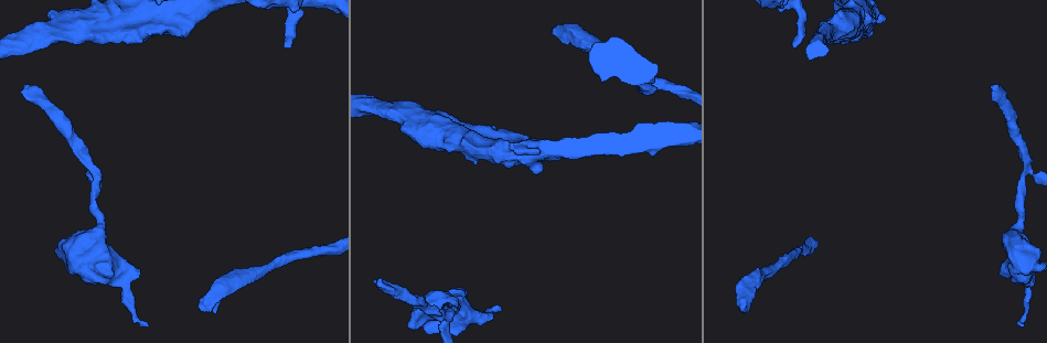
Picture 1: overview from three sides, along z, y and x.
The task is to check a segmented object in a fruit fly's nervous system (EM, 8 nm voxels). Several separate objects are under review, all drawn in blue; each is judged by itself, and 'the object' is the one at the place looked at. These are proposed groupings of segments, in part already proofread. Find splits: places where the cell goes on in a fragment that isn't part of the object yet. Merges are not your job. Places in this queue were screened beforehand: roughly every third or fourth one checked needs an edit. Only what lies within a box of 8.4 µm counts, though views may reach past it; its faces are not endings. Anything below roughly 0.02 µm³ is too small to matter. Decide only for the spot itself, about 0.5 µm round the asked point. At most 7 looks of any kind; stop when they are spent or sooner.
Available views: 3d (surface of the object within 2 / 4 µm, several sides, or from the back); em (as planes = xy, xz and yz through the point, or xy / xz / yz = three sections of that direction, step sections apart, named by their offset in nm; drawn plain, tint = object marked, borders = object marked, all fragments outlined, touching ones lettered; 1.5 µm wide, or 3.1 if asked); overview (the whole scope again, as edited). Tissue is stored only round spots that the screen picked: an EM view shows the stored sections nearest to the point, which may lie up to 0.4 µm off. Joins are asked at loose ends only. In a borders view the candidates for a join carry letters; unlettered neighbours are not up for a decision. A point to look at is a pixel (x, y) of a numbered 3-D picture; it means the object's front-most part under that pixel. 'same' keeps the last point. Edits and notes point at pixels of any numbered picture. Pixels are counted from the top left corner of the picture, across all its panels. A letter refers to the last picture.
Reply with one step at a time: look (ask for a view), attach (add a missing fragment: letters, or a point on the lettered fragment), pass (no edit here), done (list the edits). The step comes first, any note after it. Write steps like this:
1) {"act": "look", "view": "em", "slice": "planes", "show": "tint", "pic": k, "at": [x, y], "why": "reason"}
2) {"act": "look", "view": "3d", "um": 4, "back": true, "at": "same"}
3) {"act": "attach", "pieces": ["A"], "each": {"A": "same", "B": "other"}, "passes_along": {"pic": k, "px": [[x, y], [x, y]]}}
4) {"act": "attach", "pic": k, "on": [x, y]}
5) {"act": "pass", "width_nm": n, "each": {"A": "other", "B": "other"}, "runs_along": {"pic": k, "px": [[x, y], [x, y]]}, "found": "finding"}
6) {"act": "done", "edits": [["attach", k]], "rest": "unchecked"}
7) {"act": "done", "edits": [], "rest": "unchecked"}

{"act": "look", "view": "em", "slice": "xz", "step": 8, "show": "tint", "pic": 1, "at": [25, 87], "why": "end of a long branch"}

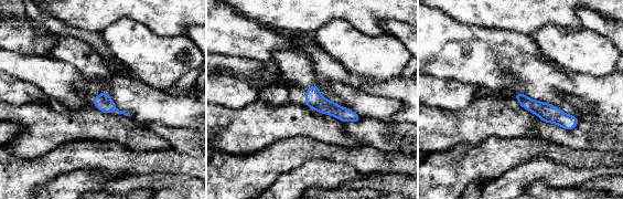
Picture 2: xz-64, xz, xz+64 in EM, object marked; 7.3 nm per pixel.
{"act": "look", "view": "em", "slice": "yz", "step": 4, "show": "borders", "at": "same"}

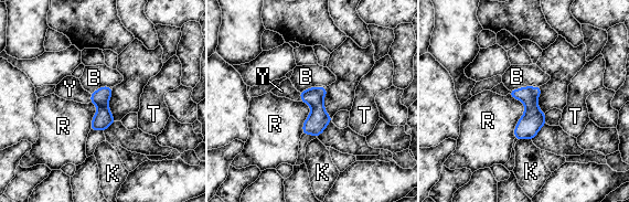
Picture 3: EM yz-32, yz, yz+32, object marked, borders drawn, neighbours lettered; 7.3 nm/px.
{"act": "attach", "pic": 3, "on": [286, 88], "each": {"B": "other", "K": "other", "R": "other", "T": "other", "Y": "same"}, "passes_along": {"pic": 3, "px": [[318, 119], [300, 96], [286, 88]]}, "found": "it goes on there"}

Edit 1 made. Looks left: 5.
{"act": "look", "view": "em", "slice": "planes", "show": "borders", "pic": 1, "at": [287, 48], "why": "free end"}

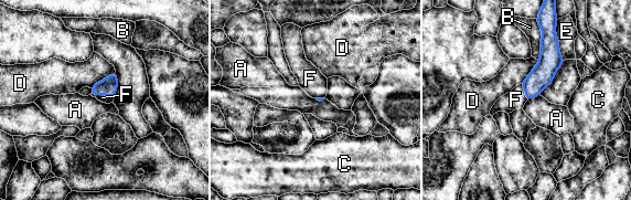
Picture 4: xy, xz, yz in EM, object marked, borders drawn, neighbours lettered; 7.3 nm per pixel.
{"act": "attach", "pic": 4, "on": [102, 97], "each": {"A": "other", "B": "other", "C": "other", "D": "other", "E": "other", "F": "same"}, "passes_along": {"pic": 4, "px": [[108, 86], [103, 93], [102, 97]]}, "found": "it goes on there"}

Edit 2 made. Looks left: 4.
{"act": "done", "edits": [["attach", 3], ["attach", 4]], "rest": "unchecked"}

